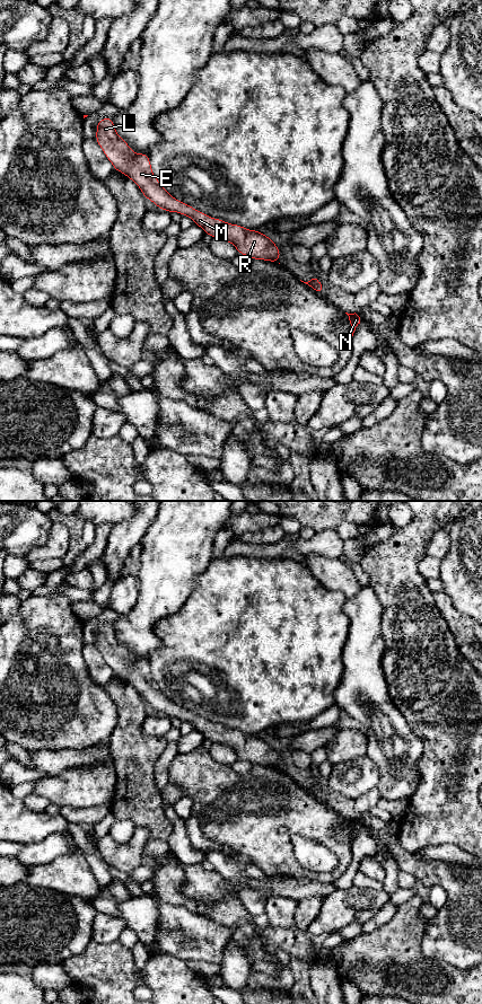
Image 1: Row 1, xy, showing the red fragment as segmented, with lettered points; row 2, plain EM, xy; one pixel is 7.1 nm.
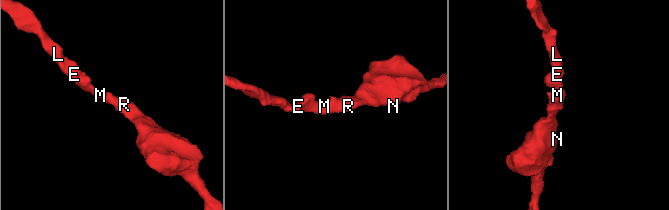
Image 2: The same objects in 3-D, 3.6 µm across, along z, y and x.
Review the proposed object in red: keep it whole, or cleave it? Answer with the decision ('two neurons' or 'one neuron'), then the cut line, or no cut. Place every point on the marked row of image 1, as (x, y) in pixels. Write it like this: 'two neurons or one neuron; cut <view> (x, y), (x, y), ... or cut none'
one neuron; cut none

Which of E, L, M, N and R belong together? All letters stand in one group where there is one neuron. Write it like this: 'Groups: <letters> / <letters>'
Groups: E L M N R

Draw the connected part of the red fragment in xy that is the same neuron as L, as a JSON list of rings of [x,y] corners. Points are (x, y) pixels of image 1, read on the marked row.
[[[113,117],[100,120],[96,131],[96,142],[114,169],[132,179],[139,186],[144,197],[149,199],[159,209],[169,213],[178,212],[182,215],[190,217],[207,235],[233,244],[238,254],[246,255],[252,259],[279,263],[281,254],[271,237],[266,237],[257,230],[249,230],[239,224],[213,219],[169,195],[154,175],[149,156],[132,151],[126,141],[117,134],[113,124]]]

